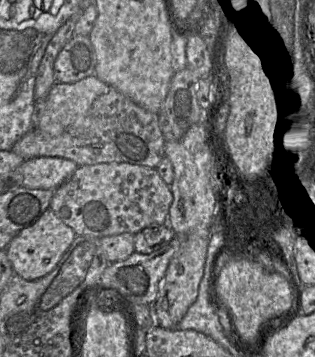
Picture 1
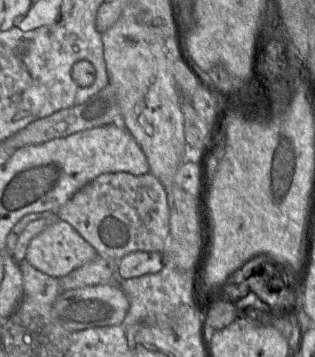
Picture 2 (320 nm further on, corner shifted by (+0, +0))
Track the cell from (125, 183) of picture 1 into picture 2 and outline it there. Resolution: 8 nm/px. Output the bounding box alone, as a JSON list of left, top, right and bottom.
[57,172,169,260]

